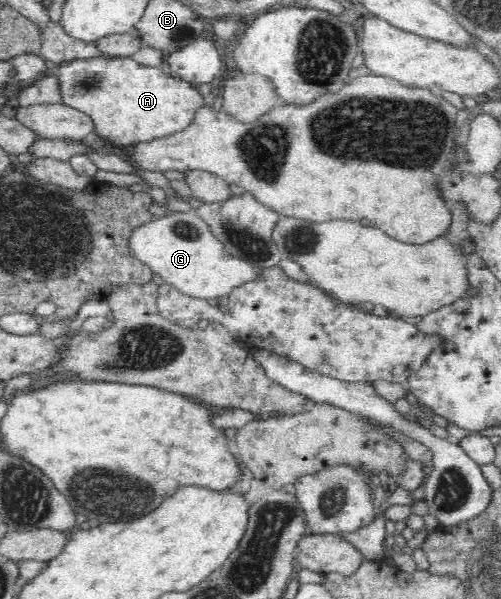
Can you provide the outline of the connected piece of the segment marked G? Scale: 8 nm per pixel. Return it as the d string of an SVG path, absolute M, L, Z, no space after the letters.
M196 210L151 217L145 223L130 228L127 231L126 252L150 273L158 274L163 284L173 286L182 294L208 300L228 297L233 288L260 278L264 273L261 264L256 265L229 254Z

